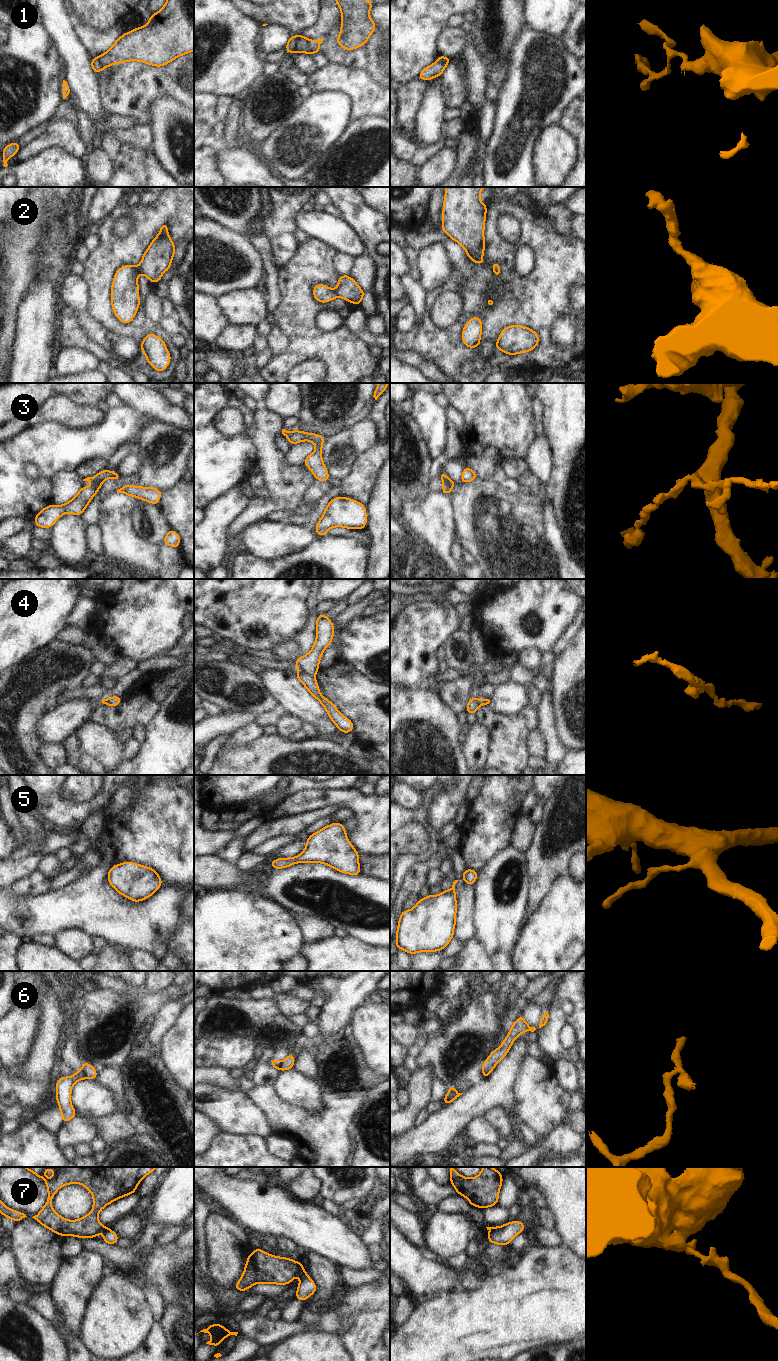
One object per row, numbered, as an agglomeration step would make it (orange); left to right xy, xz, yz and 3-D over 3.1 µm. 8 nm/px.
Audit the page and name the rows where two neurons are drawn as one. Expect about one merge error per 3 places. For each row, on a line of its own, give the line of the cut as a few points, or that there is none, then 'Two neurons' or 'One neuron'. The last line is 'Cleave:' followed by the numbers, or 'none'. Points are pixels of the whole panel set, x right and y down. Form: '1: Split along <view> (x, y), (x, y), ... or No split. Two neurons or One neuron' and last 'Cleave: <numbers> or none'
1: Split along xz (298, 36), (294, 50). Two neurons
2: No split. One neuron
3: No split. One neuron
4: No split. One neuron
5: No split. One neuron
6: Split along xy (82, 1069), (85, 1077). Two neurons
7: Split along xz (303, 1268), (299, 1274). Two neurons
Cleave: 1, 6, 7

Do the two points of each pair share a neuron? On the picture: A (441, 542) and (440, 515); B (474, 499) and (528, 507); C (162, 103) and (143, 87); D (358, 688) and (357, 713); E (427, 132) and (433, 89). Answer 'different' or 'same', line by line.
A: same
B: same
C: different
D: same
E: same

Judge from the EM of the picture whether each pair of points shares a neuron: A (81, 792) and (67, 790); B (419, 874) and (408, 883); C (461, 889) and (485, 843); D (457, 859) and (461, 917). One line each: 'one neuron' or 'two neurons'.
A: one neuron
B: one neuron
C: two neurons
D: one neuron

